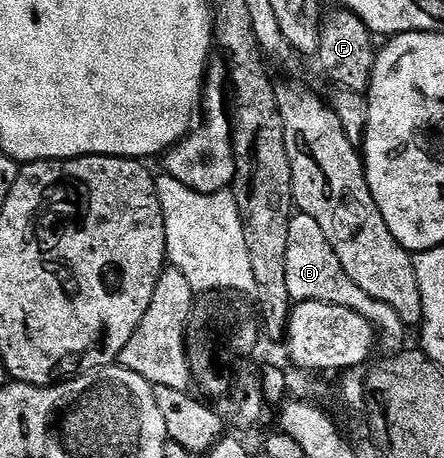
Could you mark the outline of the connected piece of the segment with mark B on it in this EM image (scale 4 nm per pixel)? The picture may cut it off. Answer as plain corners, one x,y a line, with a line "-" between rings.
297,211
292,214
287,236
286,255
287,291
294,302
322,301
335,303
339,307
347,307
359,315
363,315
379,330
380,336
389,341
401,341
407,333
407,326
401,322
399,315
387,307
387,303
379,303
379,299
371,299
363,287
355,287
351,279
343,271
343,263
339,263
339,255
327,243
327,235
319,228
319,223
311,219
311,215

